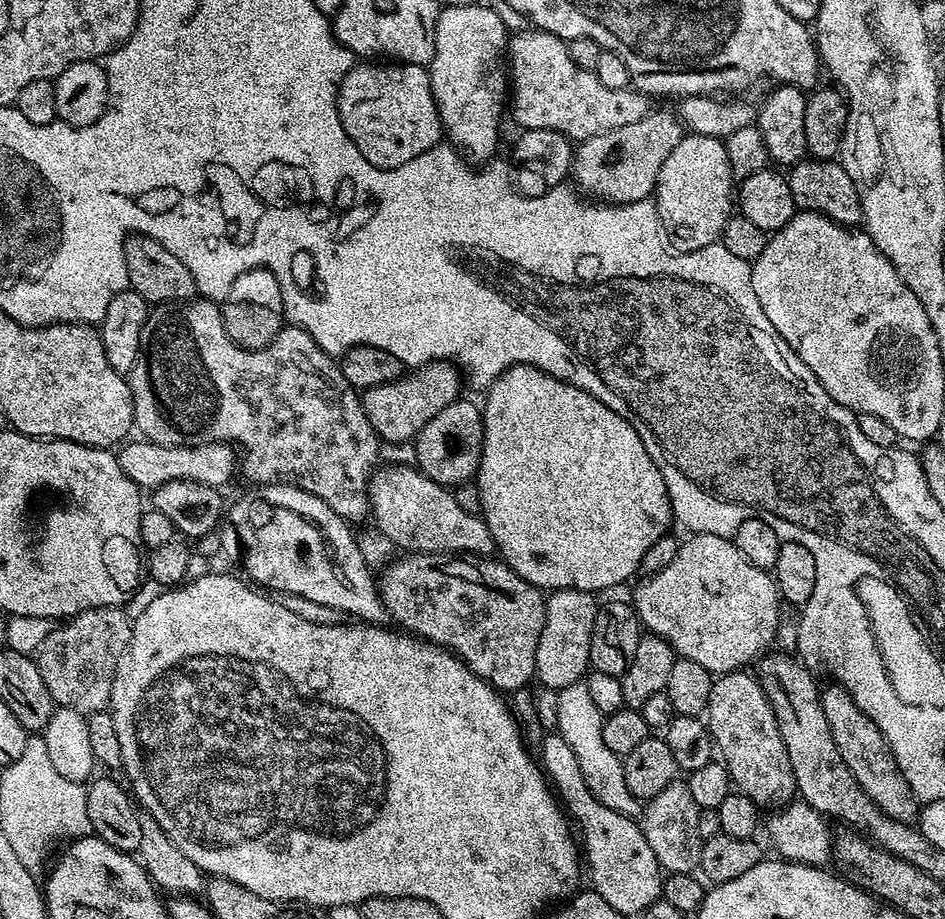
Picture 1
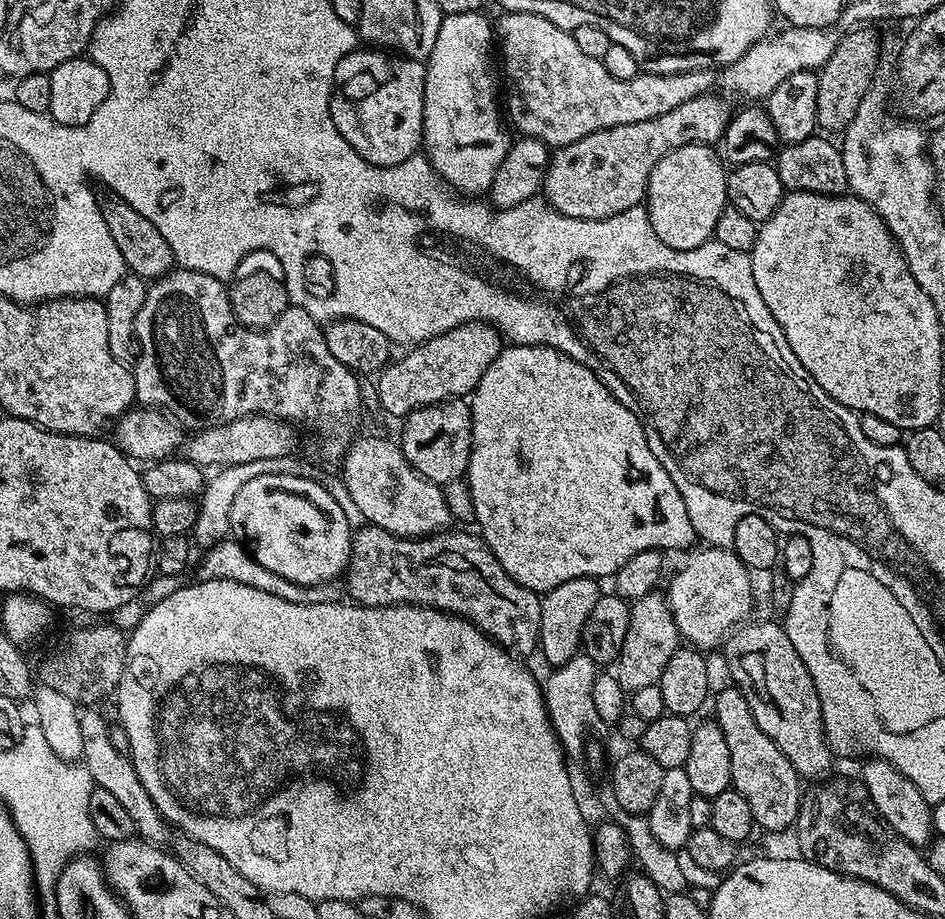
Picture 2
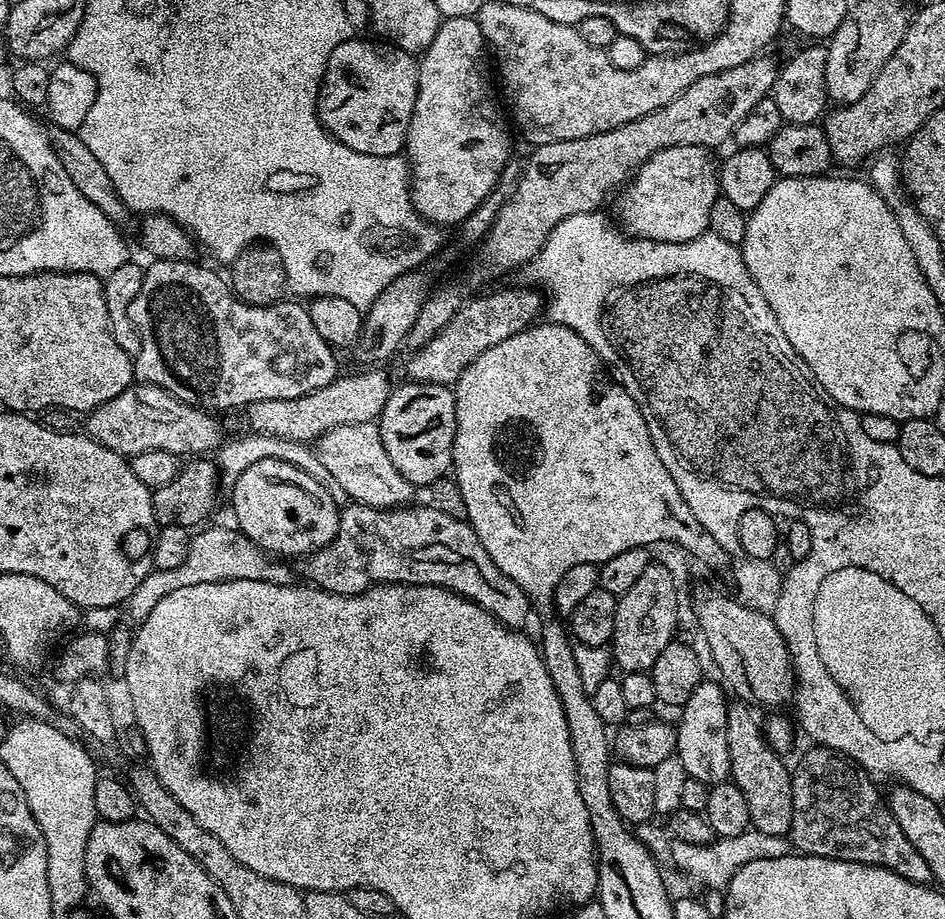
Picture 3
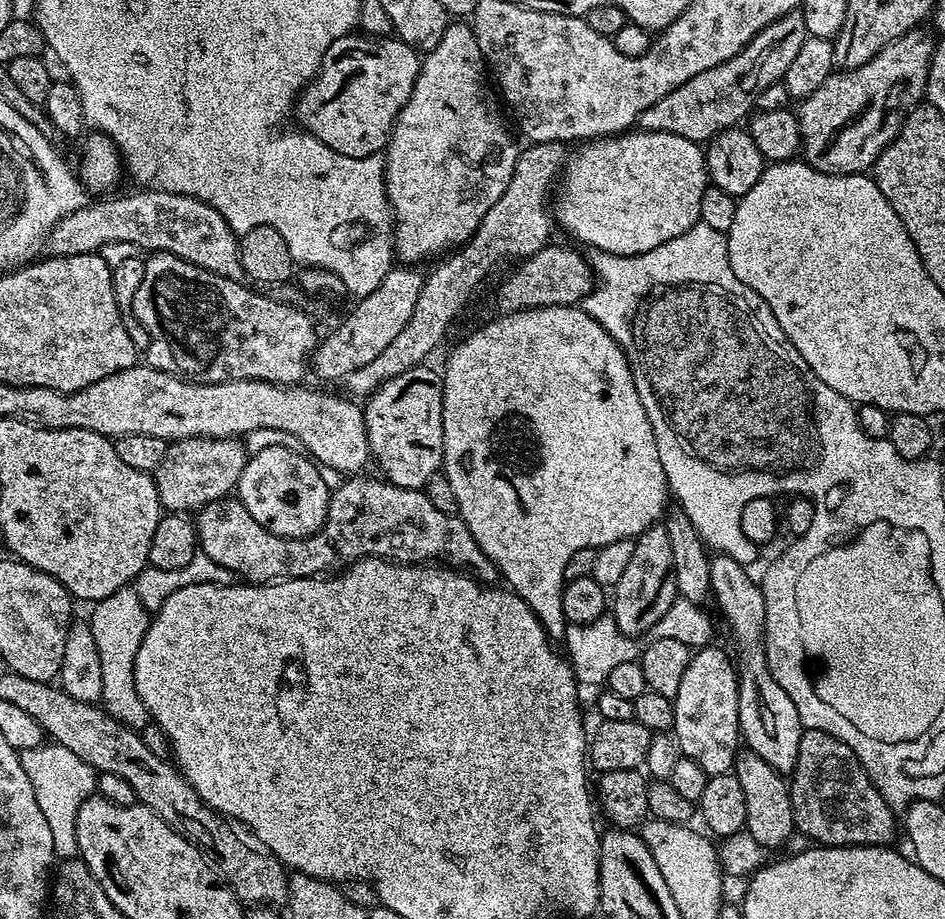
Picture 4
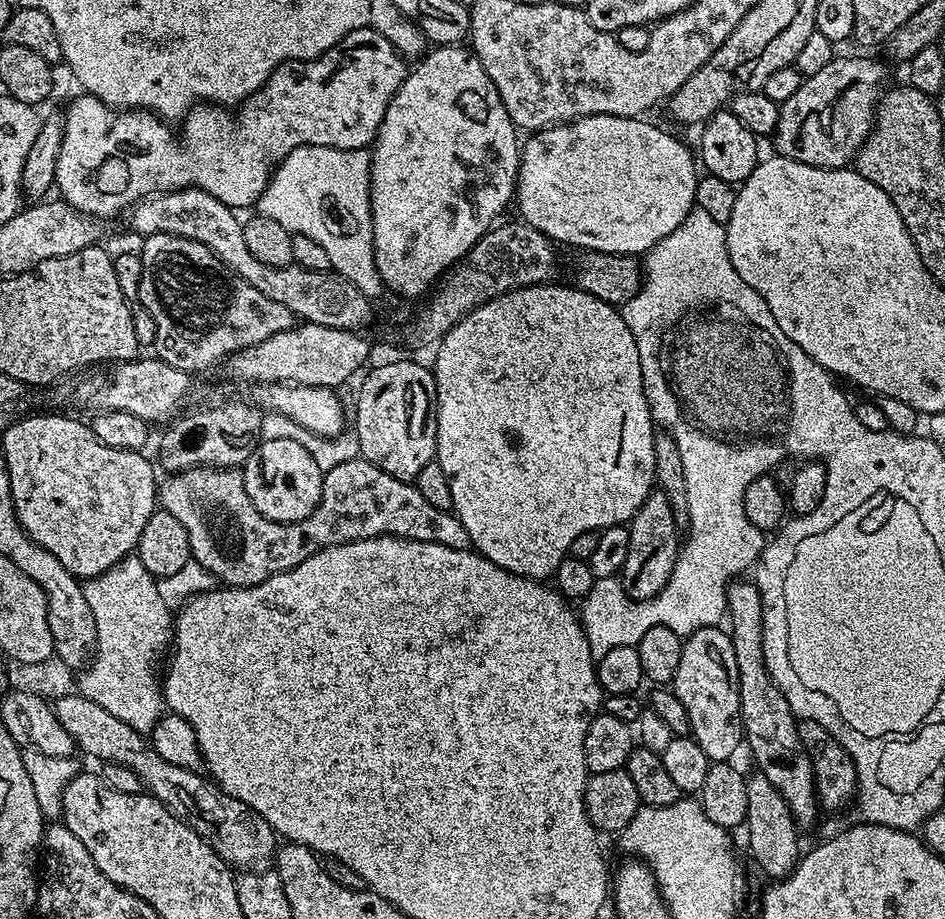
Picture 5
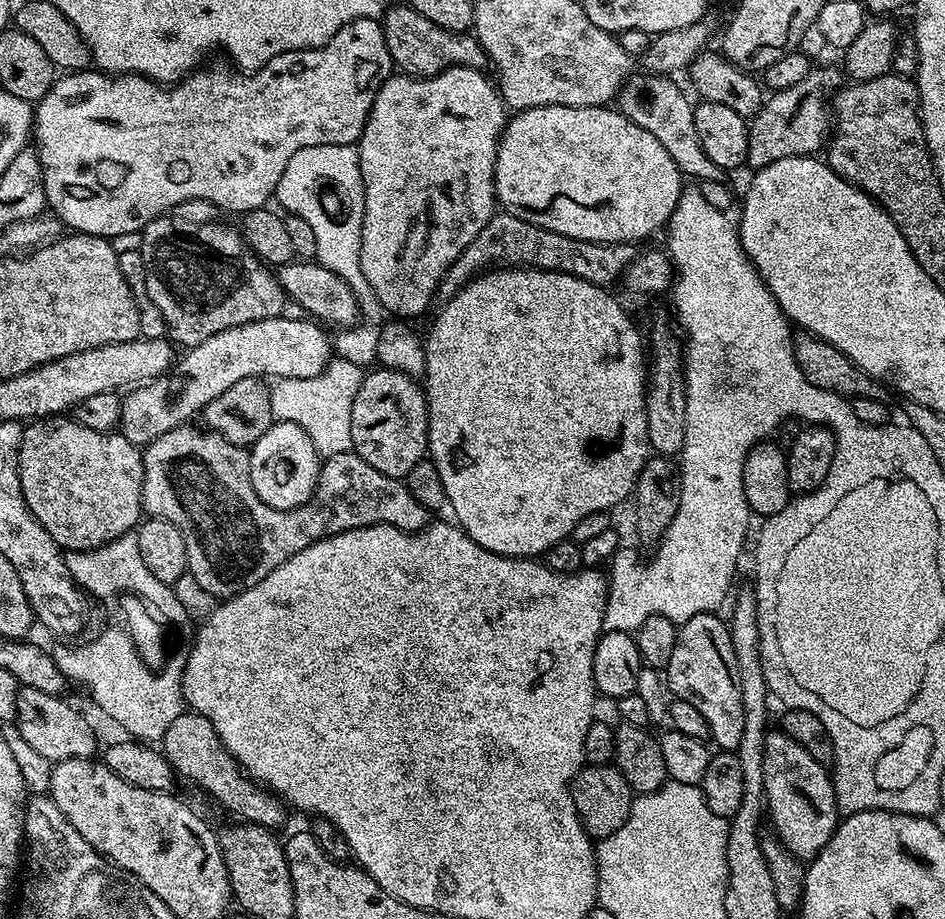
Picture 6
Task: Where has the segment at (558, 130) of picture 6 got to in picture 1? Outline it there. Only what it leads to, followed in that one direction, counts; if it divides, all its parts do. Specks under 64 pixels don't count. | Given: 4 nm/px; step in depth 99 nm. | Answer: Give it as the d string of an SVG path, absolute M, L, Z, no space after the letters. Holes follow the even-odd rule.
M685 135L678 146L670 150L670 158L662 162L654 189L654 203L664 223L664 231L675 239L677 236L685 249L717 243L734 208L734 177L723 139Z

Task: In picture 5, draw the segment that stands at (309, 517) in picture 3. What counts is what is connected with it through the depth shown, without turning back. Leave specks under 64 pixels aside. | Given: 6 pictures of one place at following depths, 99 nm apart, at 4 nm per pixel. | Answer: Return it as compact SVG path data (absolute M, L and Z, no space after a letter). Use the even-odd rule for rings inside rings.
M290 438L261 439L252 457L242 466L246 494L258 506L258 514L274 522L298 522L320 504L324 473L318 462L310 458L310 450Z

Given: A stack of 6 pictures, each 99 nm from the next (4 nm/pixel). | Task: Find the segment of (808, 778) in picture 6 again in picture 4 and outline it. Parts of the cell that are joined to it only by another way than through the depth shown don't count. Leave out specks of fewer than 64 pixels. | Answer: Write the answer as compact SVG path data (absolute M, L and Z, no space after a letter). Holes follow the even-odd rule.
M713 555L710 559L711 595L716 596L716 604L732 631L736 643L735 666L740 678L738 690L738 722L740 734L747 751L758 754L765 762L770 762L774 770L781 774L791 774L798 762L798 742L802 725L790 694L778 686L764 649L764 627L766 626L766 598L763 587L752 581L749 569L729 556Z

